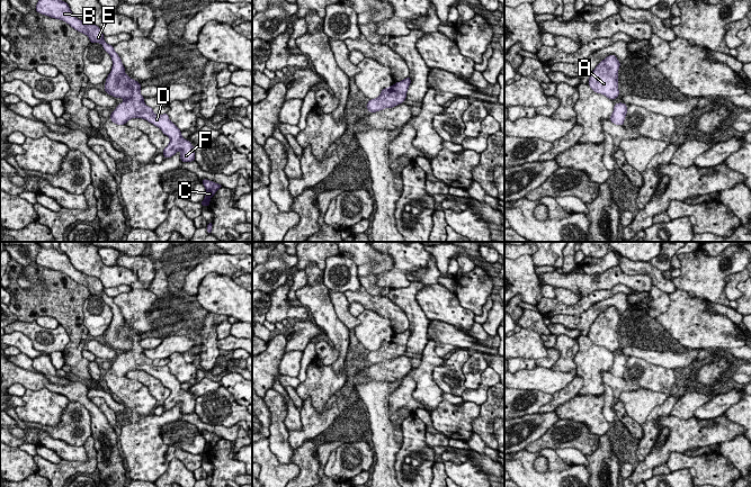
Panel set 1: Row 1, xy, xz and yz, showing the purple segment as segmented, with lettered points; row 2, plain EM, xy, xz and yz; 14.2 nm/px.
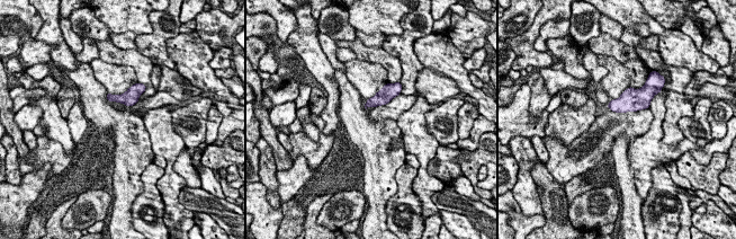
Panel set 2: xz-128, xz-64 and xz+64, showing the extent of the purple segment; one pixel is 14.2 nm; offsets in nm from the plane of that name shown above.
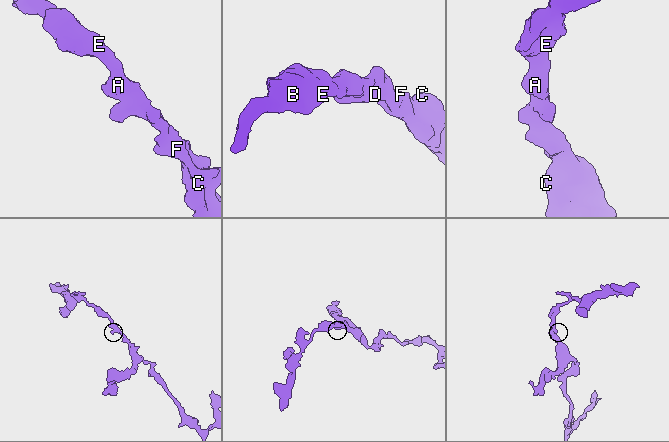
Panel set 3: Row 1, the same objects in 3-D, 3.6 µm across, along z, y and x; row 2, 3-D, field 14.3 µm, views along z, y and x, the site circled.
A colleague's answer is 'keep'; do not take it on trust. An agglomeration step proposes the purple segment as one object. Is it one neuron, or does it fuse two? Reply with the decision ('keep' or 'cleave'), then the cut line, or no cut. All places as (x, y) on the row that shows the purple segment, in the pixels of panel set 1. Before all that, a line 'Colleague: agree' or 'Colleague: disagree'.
Colleague: agree
keep | no cut

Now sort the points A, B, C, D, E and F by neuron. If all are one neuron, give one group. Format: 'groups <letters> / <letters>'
groups A B C D E F

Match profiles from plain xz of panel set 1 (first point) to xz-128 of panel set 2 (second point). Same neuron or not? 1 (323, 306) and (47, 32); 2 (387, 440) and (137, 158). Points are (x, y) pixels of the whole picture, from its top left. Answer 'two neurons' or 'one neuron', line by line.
1: one neuron
2: one neuron

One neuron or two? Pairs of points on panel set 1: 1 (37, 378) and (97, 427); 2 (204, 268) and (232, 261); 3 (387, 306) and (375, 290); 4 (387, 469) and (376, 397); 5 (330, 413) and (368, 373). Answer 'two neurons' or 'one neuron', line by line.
1: one neuron
2: one neuron
3: two neurons
4: one neuron
5: one neuron

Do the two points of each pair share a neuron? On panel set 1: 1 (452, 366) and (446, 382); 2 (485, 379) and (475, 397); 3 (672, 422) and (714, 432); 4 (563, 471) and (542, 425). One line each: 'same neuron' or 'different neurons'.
1: same neuron
2: same neuron
3: same neuron
4: different neurons

